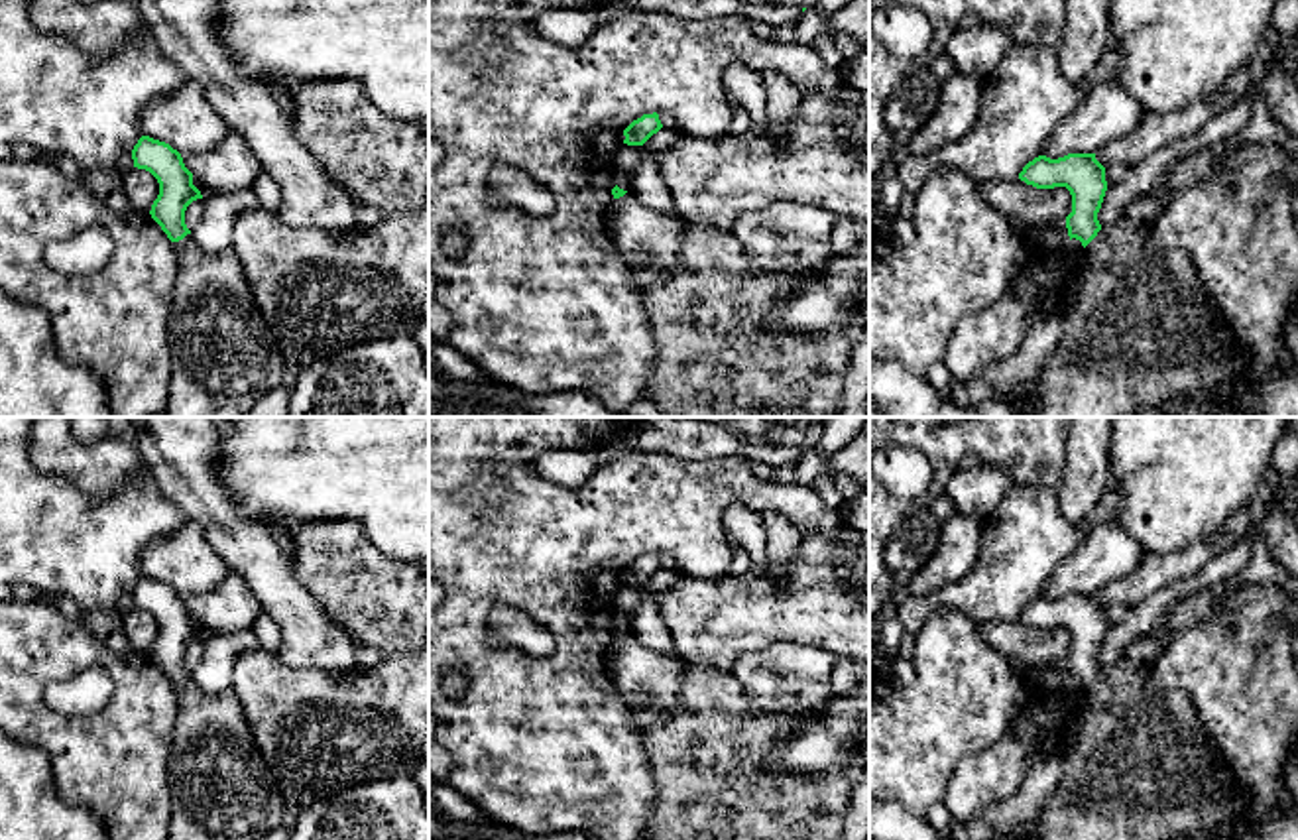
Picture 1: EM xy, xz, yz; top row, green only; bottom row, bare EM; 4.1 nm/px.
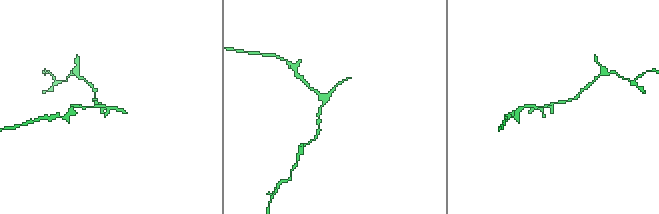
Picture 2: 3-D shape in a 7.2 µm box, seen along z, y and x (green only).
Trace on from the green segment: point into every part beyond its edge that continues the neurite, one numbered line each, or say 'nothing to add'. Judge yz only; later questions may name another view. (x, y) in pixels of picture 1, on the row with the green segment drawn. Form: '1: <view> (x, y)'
nothing to add

